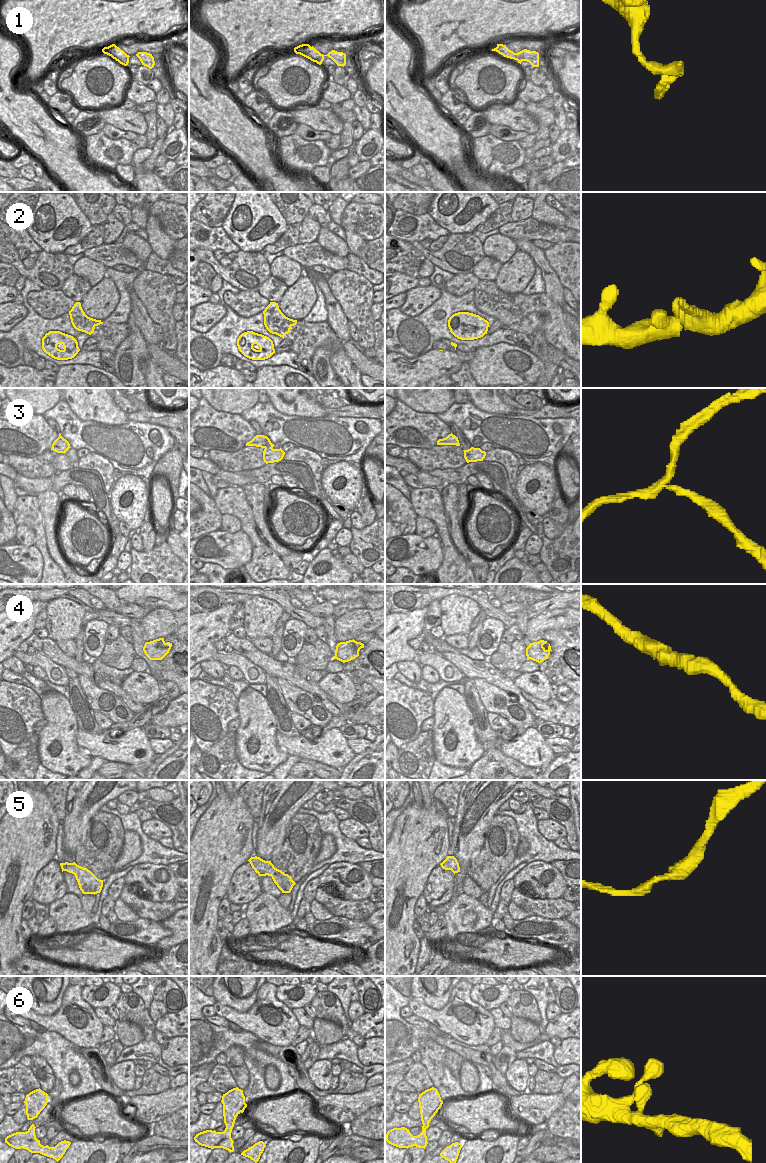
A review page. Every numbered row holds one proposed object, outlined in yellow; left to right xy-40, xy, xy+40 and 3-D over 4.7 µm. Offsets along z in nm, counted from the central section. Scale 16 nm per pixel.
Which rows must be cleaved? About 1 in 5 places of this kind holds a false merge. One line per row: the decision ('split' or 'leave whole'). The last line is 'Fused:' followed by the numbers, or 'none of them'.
1: split
2: leave whole
3: split
4: leave whole
5: leave whole
6: leave whole
Fused: 1, 3

